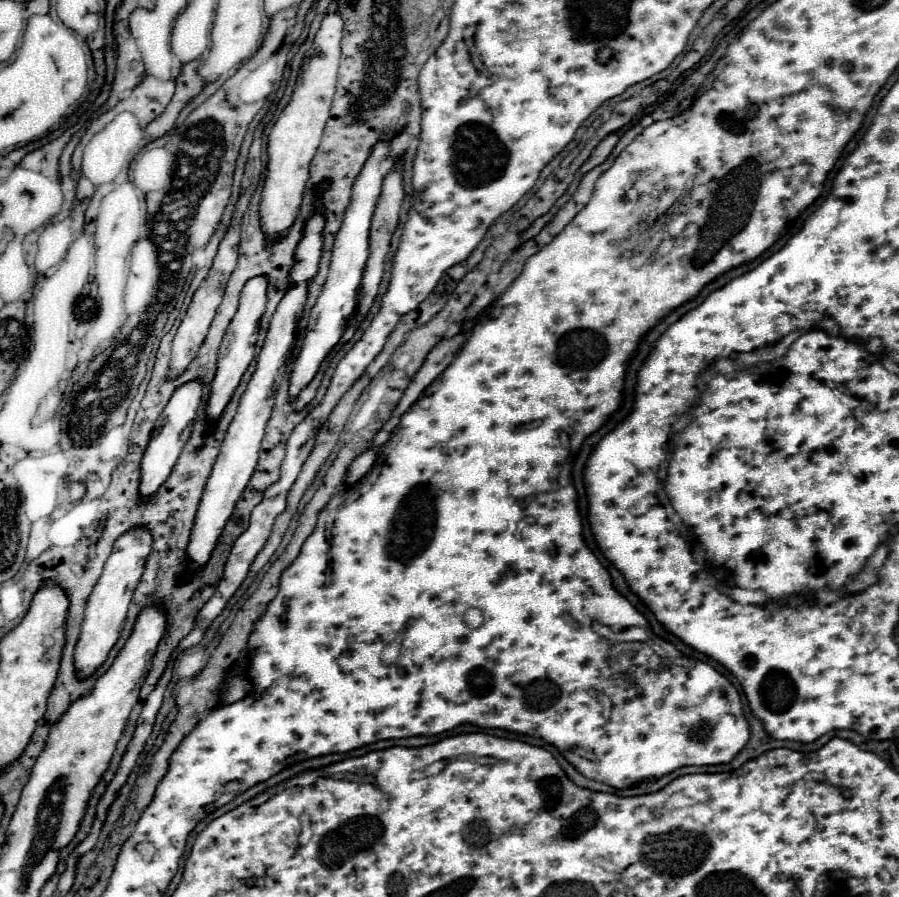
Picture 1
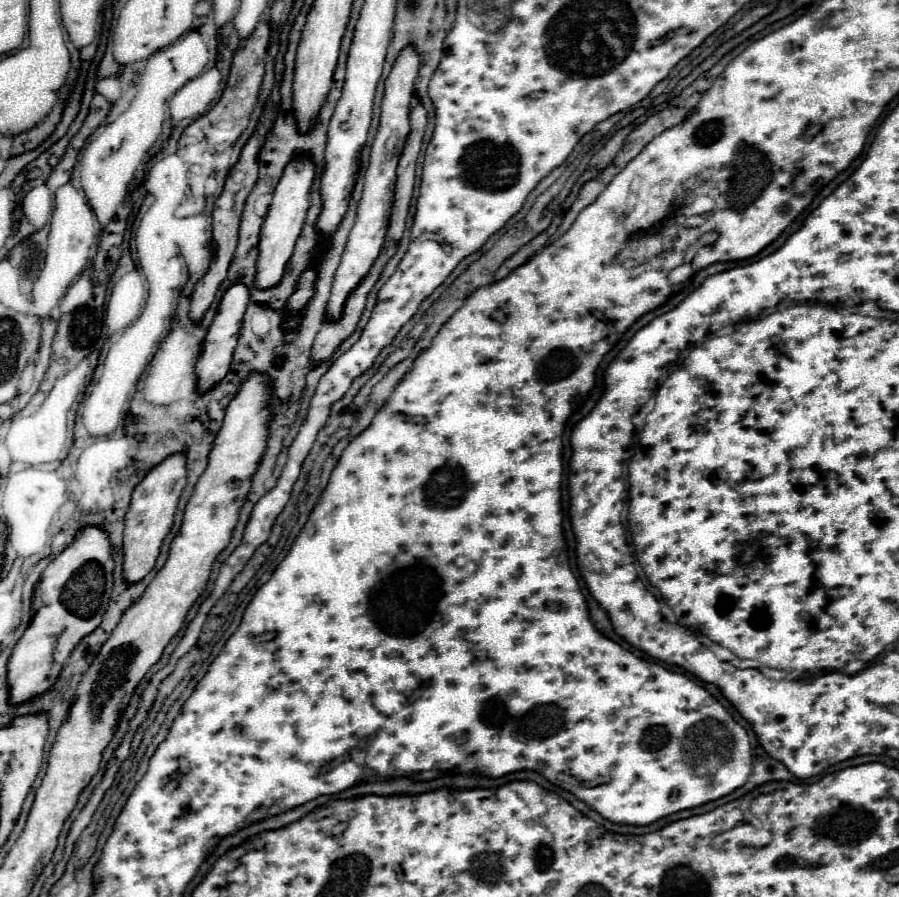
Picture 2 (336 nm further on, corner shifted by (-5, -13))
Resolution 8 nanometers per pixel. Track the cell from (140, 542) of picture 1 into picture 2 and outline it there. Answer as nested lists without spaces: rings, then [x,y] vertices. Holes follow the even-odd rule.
[[[172,453],[160,461],[150,473],[134,487],[130,507],[126,511],[124,529],[124,579],[128,583],[140,581],[156,563],[160,545],[172,529],[178,499],[186,485],[186,453]]]

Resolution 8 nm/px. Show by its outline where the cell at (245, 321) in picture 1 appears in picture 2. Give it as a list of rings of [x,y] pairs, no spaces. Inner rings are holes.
[[[296,155],[286,165],[284,175],[276,185],[276,191],[274,191],[274,197],[270,203],[270,211],[264,219],[262,233],[260,233],[260,257],[258,257],[258,275],[256,275],[256,285],[260,289],[278,285],[284,275],[284,267],[292,255],[294,243],[302,231],[306,211],[310,207],[310,191],[312,191],[314,177],[316,177],[314,161],[306,155]]]

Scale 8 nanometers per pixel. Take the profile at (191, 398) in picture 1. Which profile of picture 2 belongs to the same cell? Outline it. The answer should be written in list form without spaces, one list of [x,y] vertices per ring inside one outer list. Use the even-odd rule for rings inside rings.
[[[234,283],[226,289],[226,293],[222,295],[222,301],[218,305],[218,313],[208,329],[208,335],[202,343],[202,351],[200,351],[200,359],[196,363],[196,375],[198,375],[198,387],[200,391],[208,391],[212,385],[216,385],[218,381],[222,381],[222,377],[228,373],[230,369],[230,361],[232,361],[232,353],[240,335],[240,325],[242,325],[242,317],[246,311],[246,305],[250,301],[250,293],[246,289],[246,285],[242,283]]]

